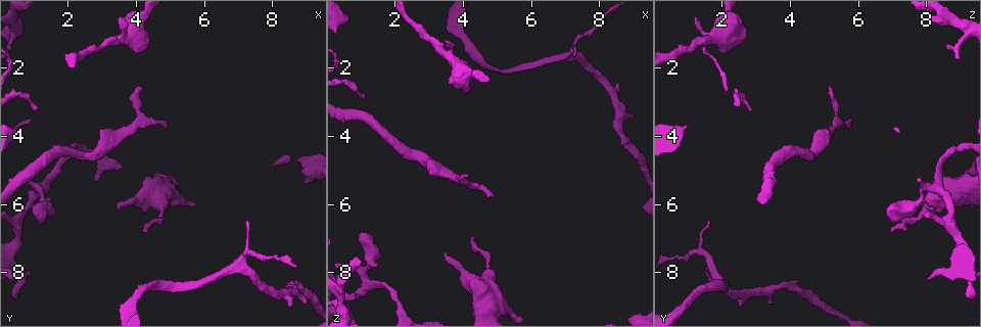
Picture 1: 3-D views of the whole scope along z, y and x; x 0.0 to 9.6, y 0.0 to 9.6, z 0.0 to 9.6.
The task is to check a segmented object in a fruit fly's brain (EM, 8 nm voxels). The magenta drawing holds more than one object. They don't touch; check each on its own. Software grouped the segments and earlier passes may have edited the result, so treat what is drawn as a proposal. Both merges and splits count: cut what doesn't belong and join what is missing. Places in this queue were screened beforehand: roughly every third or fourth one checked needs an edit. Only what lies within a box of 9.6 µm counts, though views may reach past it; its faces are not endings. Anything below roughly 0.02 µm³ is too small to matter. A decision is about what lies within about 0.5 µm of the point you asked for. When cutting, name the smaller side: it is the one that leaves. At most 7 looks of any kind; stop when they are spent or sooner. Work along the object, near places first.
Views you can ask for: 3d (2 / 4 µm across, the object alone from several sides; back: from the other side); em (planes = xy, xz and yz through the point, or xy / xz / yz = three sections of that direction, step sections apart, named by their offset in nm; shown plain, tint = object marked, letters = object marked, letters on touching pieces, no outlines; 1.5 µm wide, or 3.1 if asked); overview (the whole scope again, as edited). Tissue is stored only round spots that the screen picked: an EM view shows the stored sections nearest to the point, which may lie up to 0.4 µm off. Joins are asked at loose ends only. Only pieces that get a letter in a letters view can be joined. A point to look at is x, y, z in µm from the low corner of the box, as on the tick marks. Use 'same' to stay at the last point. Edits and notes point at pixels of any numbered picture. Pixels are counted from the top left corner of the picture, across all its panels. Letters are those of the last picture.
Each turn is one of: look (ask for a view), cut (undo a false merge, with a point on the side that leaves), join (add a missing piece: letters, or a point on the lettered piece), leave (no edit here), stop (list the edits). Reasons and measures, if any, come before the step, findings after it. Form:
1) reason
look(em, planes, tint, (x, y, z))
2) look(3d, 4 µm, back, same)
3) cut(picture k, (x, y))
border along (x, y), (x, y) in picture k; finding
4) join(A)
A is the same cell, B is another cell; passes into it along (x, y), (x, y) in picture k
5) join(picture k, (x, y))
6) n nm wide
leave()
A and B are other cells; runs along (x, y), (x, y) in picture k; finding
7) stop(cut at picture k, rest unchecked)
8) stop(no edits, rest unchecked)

abrupt turn
look(3d, 2 µm, (7.25, 7.30, 1.30))

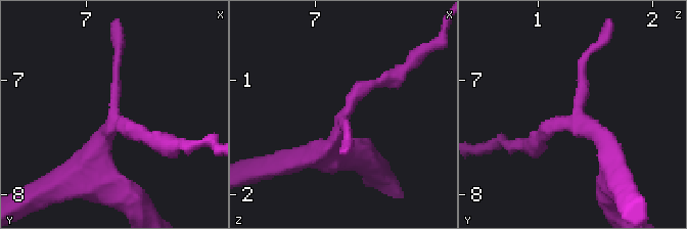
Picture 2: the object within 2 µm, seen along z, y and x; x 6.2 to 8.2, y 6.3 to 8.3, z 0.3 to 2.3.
need the tissue
look(em, planes, letters, (7.22, 7.36, 1.32))

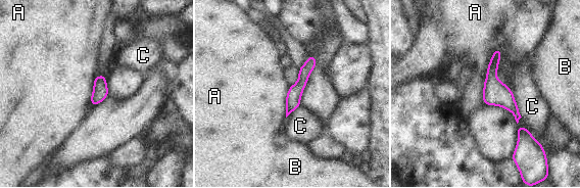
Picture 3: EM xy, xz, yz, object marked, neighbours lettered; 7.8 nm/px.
A touches over 320 nm
leave()
A, B and C are other cells; runs along (496, 52), (492, 87), (517, 116) in picture 3; continuous, no second cell

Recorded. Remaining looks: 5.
look(3d, 2 µm, back, (9.05, 8.85, 3.50))

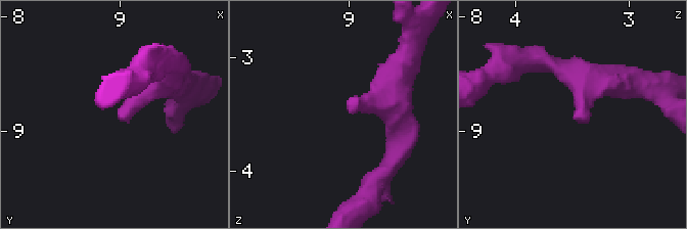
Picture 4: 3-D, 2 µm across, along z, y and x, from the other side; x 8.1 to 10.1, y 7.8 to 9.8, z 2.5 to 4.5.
look(em, planes, letters, (9.00, 8.90, 3.46))

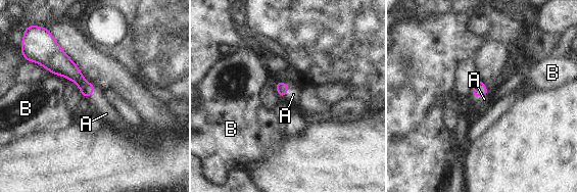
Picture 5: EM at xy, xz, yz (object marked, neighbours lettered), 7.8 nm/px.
join(A)
A is the same cell, B is another cell; passes into it along (282, 89), (288, 90), (293, 94) in picture 5; it goes on there

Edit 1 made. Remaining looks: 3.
free end
look(3d, 2 µm, (3.45, 6.20, 7.45))

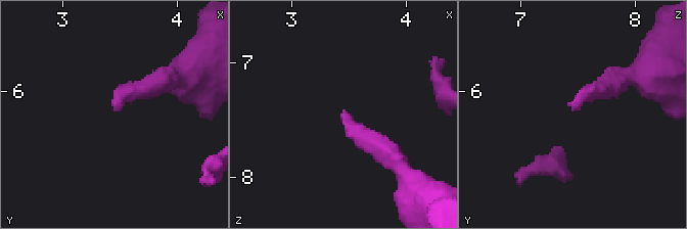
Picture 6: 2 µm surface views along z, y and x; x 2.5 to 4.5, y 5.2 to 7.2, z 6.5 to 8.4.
shape alone is not enough
look(em, yz, step 8, letters, (3.42, 6.18, 7.46))

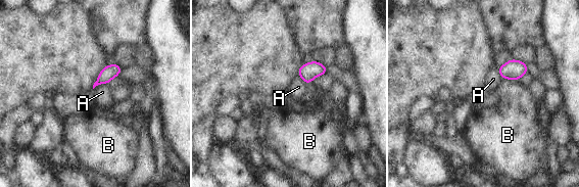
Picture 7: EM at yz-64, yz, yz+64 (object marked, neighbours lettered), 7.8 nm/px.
cut it another way
look(em, planes, letters, same)

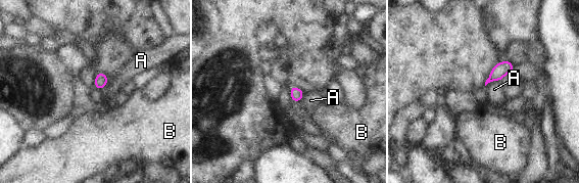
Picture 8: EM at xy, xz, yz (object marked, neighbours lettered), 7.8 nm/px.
leave()
A and B are other cells; border along (499, 80), (493, 80), (485, 86) in picture 8; no lettered piece goes on from it

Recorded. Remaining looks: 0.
stop(join at picture 5, rest unchecked)

